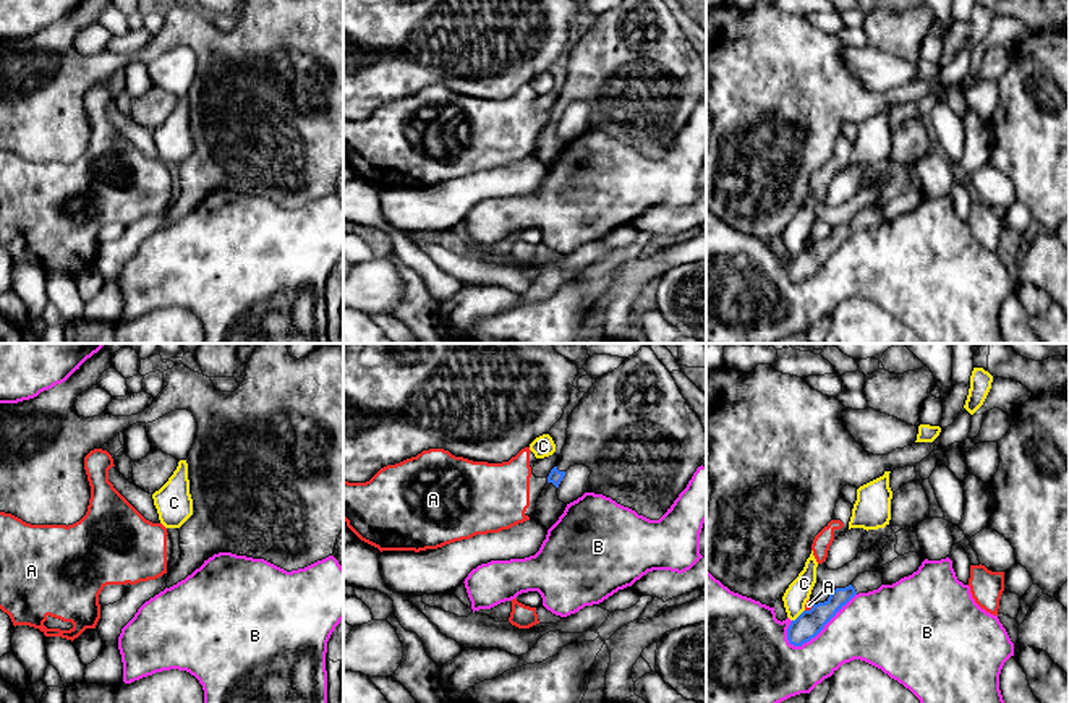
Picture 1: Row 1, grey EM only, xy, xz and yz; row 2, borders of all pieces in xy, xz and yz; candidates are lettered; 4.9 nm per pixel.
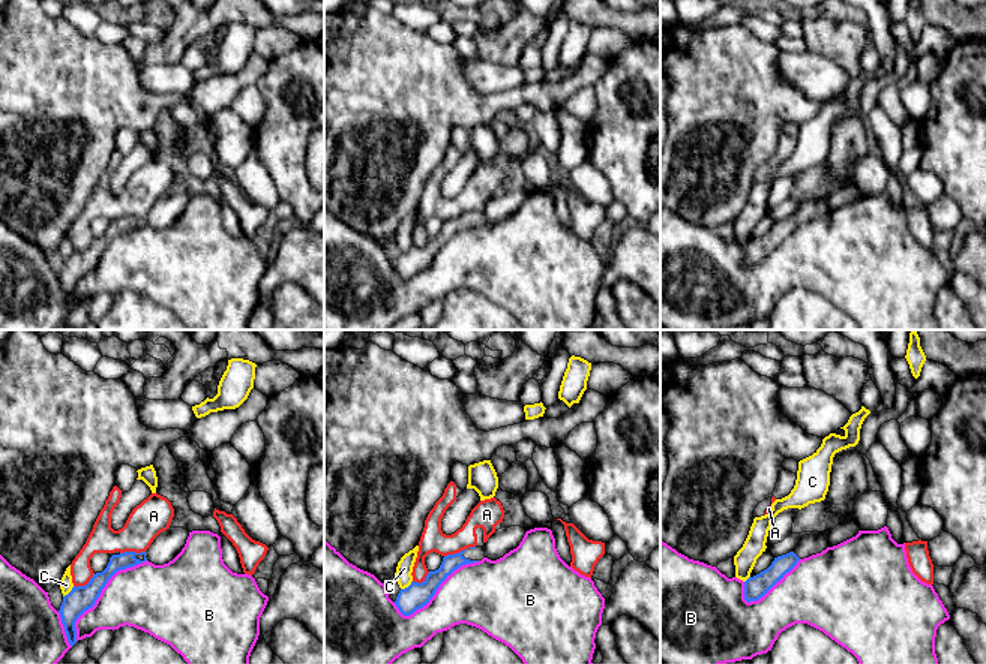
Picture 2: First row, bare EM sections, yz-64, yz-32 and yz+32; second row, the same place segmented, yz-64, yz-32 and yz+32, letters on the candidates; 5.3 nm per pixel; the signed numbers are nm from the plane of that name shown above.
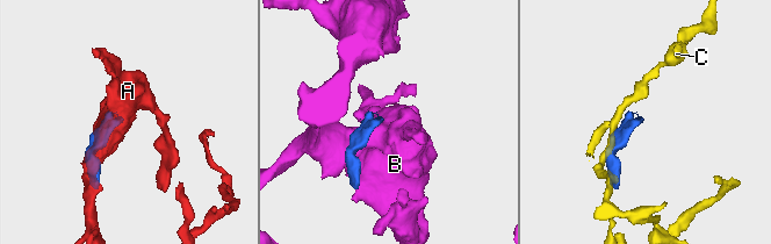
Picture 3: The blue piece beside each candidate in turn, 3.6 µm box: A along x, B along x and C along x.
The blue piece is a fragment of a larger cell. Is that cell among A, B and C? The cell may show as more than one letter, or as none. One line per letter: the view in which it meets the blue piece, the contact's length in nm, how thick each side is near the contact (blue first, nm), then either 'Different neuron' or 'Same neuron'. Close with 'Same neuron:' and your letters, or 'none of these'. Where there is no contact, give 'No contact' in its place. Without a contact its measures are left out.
A: Touches blue in yz. Shared border 60 nm. Thickness 140 nm (blue) against 40 nm. Different neuron
B: Touches blue in yz. Shared border 420 nm. Thickness 140 nm (blue) against 340 nm. Different neuron
C: Touches blue in yz. Shared border 90 nm. Thickness 140 nm (blue) against 120 nm. Different neuron
Same neuron: none of these

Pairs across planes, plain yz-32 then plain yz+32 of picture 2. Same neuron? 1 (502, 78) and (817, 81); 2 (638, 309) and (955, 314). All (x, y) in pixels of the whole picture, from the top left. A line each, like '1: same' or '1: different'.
1: same
2: different

